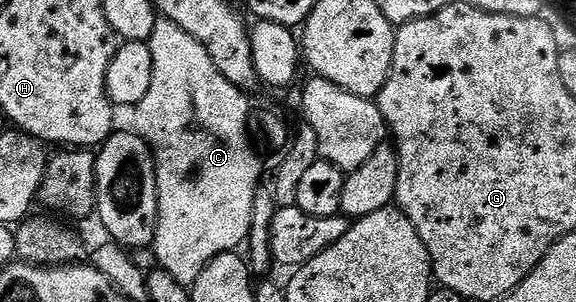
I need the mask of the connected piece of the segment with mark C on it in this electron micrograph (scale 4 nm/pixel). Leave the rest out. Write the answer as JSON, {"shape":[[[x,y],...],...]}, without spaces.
{"shape":[[[160,18],[157,19],[154,26],[154,34],[146,43],[154,58],[154,74],[150,78],[150,90],[146,90],[146,98],[142,98],[142,102],[135,105],[136,124],[134,124],[134,128],[147,140],[152,148],[152,157],[156,160],[158,219],[156,219],[156,237],[151,248],[156,252],[163,272],[170,274],[170,278],[174,278],[174,282],[190,286],[196,281],[198,274],[202,274],[202,270],[206,270],[210,261],[218,258],[218,254],[237,251],[241,247],[239,244],[247,238],[248,231],[252,228],[252,211],[256,208],[256,187],[260,184],[261,153],[254,143],[253,133],[252,136],[248,133],[248,119],[252,116],[252,108],[248,105],[247,98],[244,97],[247,96],[245,89],[239,88],[237,84],[231,84],[220,73],[218,66],[214,66],[214,58],[210,58],[210,54],[206,54],[206,46],[202,46],[202,42],[198,42],[198,38],[188,34],[182,26],[178,26],[165,18]]]}

